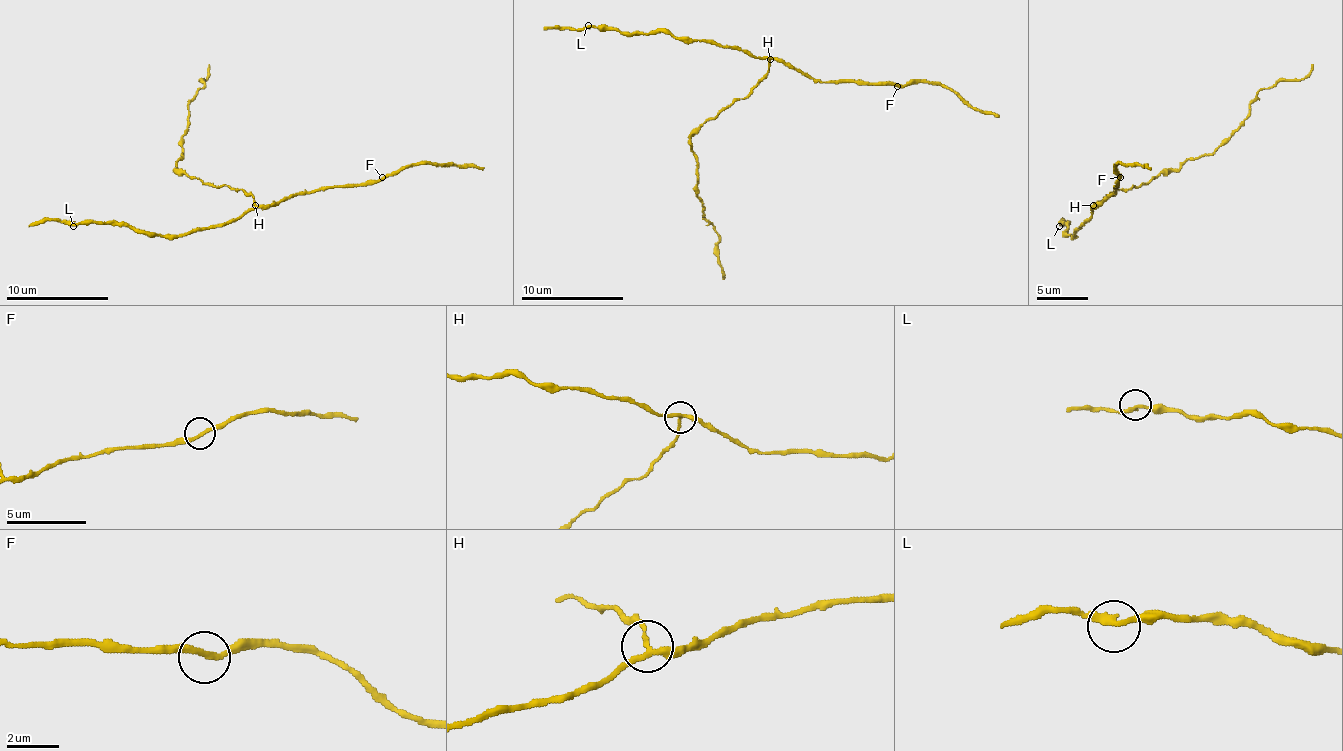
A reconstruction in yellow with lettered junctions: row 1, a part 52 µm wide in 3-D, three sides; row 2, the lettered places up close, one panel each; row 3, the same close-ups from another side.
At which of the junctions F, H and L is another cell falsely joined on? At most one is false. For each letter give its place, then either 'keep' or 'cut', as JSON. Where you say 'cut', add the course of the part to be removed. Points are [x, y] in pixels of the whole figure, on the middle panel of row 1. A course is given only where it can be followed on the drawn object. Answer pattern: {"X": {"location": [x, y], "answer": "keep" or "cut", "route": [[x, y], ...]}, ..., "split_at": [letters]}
{"F": {"location": [897, 86], "answer": "keep"}, "H": {"location": [770, 59], "answer": "cut", "route": [[769, 58], [759, 84], [721, 109], [690, 137], [703, 214], [715, 229], [718, 265], [723, 278]]}, "L": {"location": [588, 25], "answer": "keep"}, "split_at": ["H"]}

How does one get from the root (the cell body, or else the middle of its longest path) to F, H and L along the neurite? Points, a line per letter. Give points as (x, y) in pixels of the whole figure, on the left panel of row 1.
F: (244, 190), (257, 205), (275, 205), (298, 192), (372, 185), (382, 177)
H: (244, 190), (254, 200), (254, 205)
L: (244, 190), (254, 200), (252, 208), (223, 223), (177, 236), (137, 233), (126, 226), (108, 223), (73, 226)

